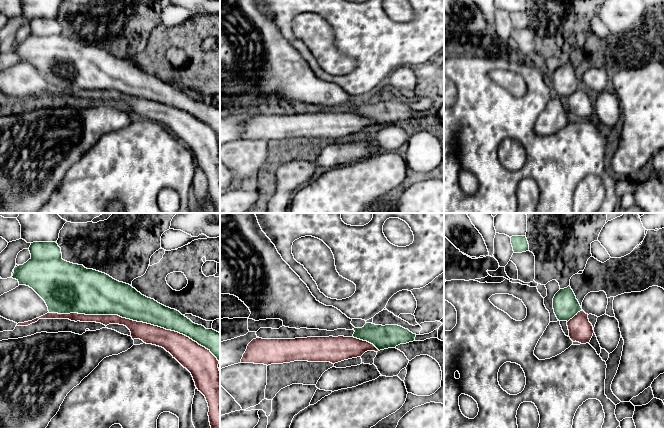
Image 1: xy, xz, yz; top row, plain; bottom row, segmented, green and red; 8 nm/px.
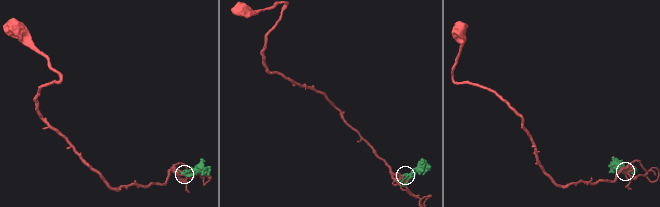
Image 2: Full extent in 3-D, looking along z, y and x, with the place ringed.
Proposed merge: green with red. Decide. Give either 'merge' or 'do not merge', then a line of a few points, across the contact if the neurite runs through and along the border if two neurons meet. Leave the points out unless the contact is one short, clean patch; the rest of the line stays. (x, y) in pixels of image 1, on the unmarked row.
merge

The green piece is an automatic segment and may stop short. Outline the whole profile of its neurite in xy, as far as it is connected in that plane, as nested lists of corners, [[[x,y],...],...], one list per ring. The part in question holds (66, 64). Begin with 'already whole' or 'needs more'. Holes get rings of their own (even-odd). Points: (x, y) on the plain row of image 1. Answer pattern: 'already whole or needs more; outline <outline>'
already whole; outline [[[33,18],[29,23],[31,34],[14,44],[12,54],[19,58],[19,61],[26,61],[32,64],[46,79],[49,89],[70,90],[78,89],[85,91],[118,91],[122,94],[137,98],[143,98],[183,110],[199,121],[208,125],[220,139],[220,109],[213,105],[206,105],[202,101],[193,99],[179,87],[166,83],[154,75],[148,74],[138,68],[131,61],[119,58],[109,51],[87,45],[83,41],[73,40],[62,35],[61,24],[56,18]]]

